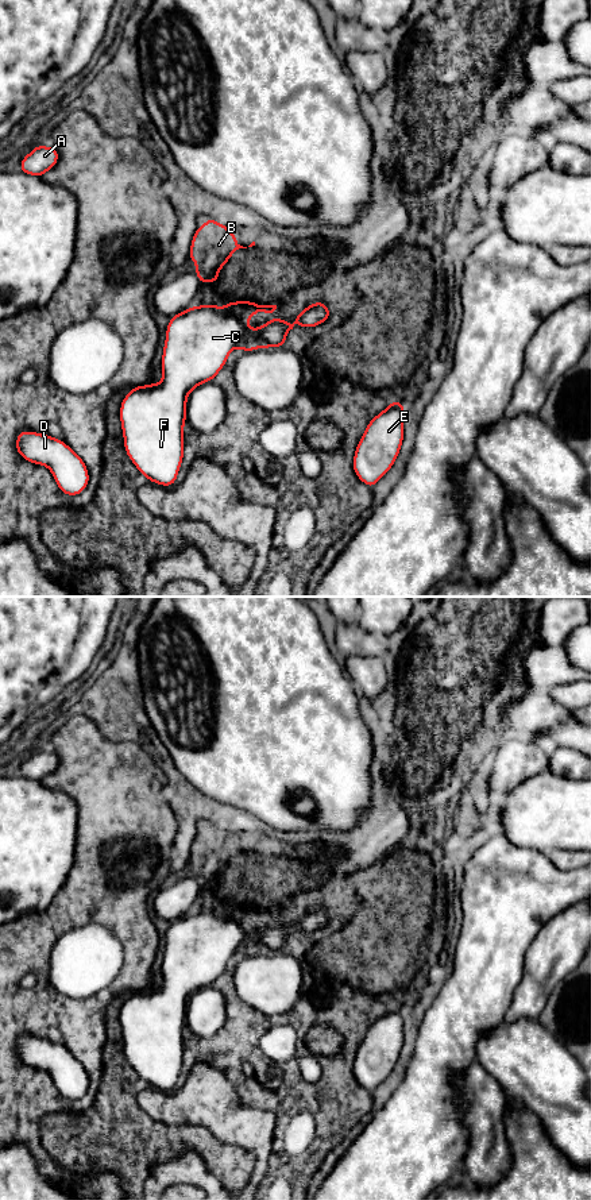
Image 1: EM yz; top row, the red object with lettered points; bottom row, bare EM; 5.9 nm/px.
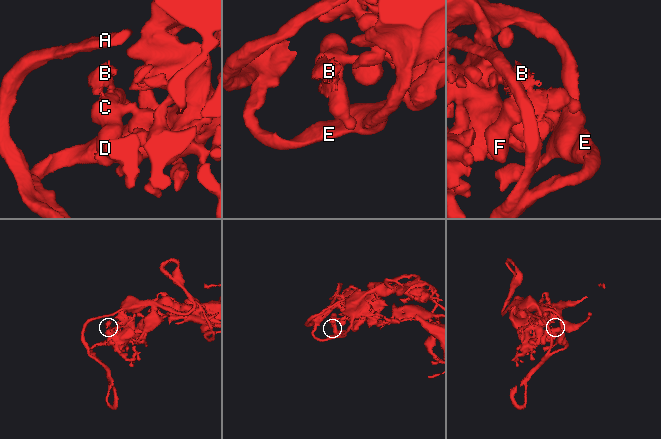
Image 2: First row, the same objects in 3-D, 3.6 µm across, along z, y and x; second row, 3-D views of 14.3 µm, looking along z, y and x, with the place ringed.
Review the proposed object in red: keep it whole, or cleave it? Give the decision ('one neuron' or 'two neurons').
two neurons

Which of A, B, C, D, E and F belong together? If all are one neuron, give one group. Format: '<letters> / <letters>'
A C D E F / B

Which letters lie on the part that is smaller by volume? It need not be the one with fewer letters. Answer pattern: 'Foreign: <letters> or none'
Foreign: B

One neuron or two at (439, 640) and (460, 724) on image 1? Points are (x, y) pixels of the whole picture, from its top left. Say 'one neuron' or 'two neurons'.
one neuron

